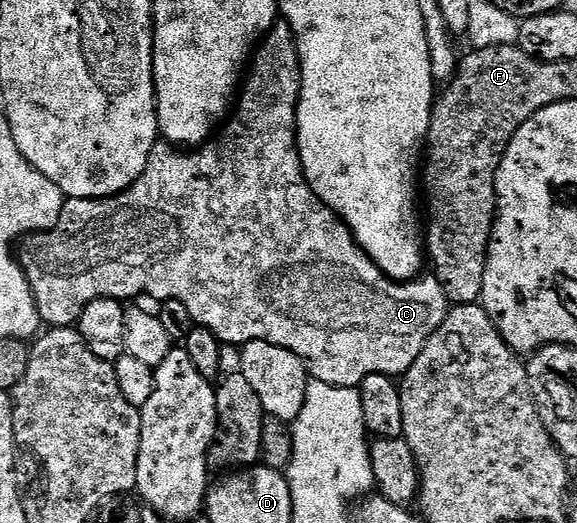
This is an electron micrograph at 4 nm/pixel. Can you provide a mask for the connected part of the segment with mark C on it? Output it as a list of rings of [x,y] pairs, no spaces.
[[[280,19],[268,30],[253,56],[250,74],[238,95],[236,116],[235,111],[231,116],[232,135],[224,135],[221,139],[213,138],[191,153],[177,149],[171,143],[157,141],[142,177],[134,186],[128,187],[121,195],[113,195],[111,199],[68,199],[52,230],[29,235],[23,240],[24,252],[19,252],[18,258],[24,268],[24,275],[28,278],[32,296],[36,299],[41,320],[52,329],[72,327],[79,324],[80,315],[86,305],[90,305],[90,301],[129,301],[128,299],[136,299],[139,295],[153,295],[156,301],[182,301],[189,309],[194,323],[210,329],[220,338],[221,344],[243,345],[250,341],[266,341],[294,353],[298,358],[307,361],[308,374],[312,379],[328,385],[357,388],[368,376],[403,376],[421,355],[429,337],[446,321],[450,310],[448,298],[435,274],[428,273],[407,281],[397,281],[384,274],[383,269],[356,243],[352,230],[345,225],[344,220],[317,197],[312,186],[308,184],[308,178],[304,176],[304,166],[296,144],[296,106],[299,100],[300,58],[296,48],[296,35],[290,25]]]

